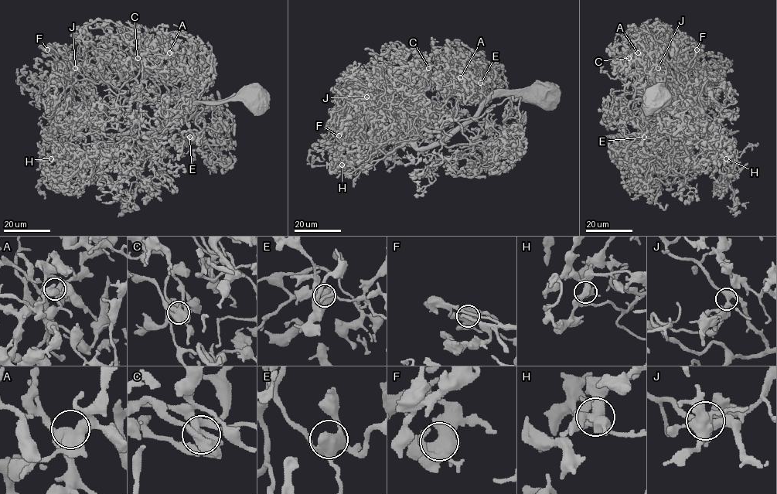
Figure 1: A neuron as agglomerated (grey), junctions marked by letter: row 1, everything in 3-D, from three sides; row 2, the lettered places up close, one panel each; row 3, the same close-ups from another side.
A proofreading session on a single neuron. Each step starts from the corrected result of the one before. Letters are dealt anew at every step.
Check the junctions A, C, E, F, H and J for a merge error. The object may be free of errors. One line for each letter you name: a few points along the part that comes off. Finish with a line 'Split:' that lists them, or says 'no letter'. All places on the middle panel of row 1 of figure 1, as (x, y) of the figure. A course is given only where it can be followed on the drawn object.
Split: no letter

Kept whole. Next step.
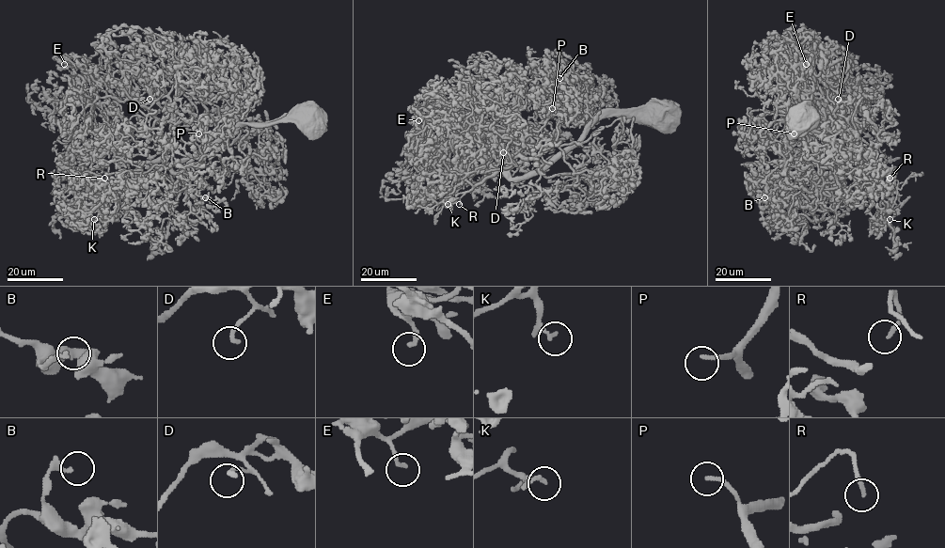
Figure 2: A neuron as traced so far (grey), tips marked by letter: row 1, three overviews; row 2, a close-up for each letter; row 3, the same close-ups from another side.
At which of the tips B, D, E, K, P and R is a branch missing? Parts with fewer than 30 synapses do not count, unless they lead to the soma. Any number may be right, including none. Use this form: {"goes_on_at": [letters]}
{"goes_on_at": ["K", "P", "R"]}

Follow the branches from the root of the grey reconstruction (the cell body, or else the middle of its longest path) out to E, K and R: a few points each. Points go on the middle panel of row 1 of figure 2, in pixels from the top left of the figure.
E: (659, 115), (601, 116), (516, 178), (477, 172), (491, 150), (453, 118), (418, 120)
K: (659, 115), (601, 116), (573, 144), (534, 170), (516, 178), (495, 172), (470, 190), (449, 196), (448, 204)
R: (659, 115), (601, 116), (573, 144), (541, 166), (516, 178), (495, 172), (468, 190), (459, 204)

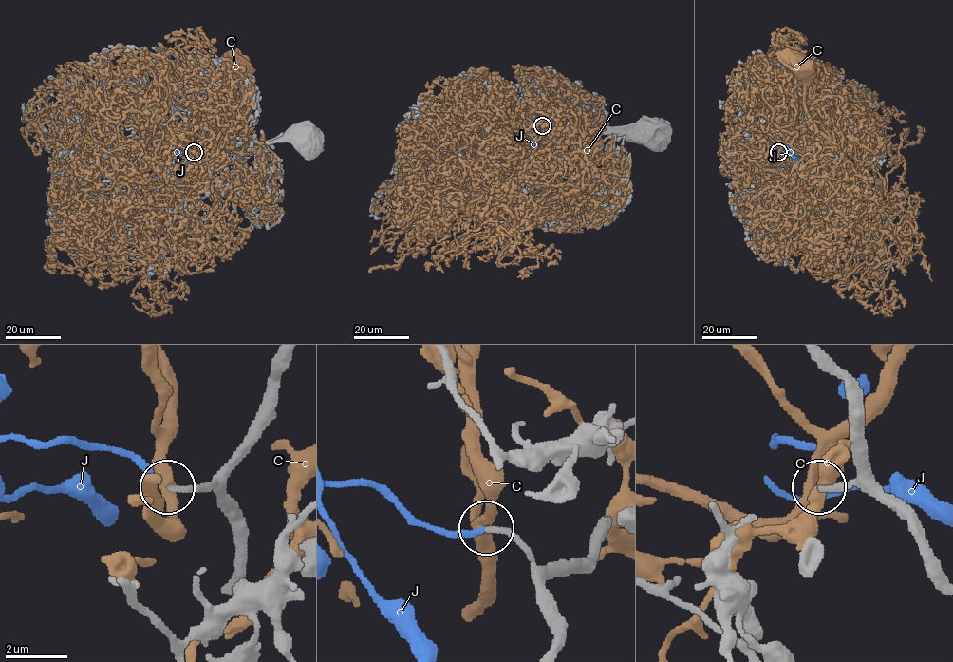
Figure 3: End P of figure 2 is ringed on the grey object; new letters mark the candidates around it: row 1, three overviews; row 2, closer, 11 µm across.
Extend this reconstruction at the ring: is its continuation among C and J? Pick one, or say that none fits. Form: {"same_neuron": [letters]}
{"same_neuron": ["J"]}

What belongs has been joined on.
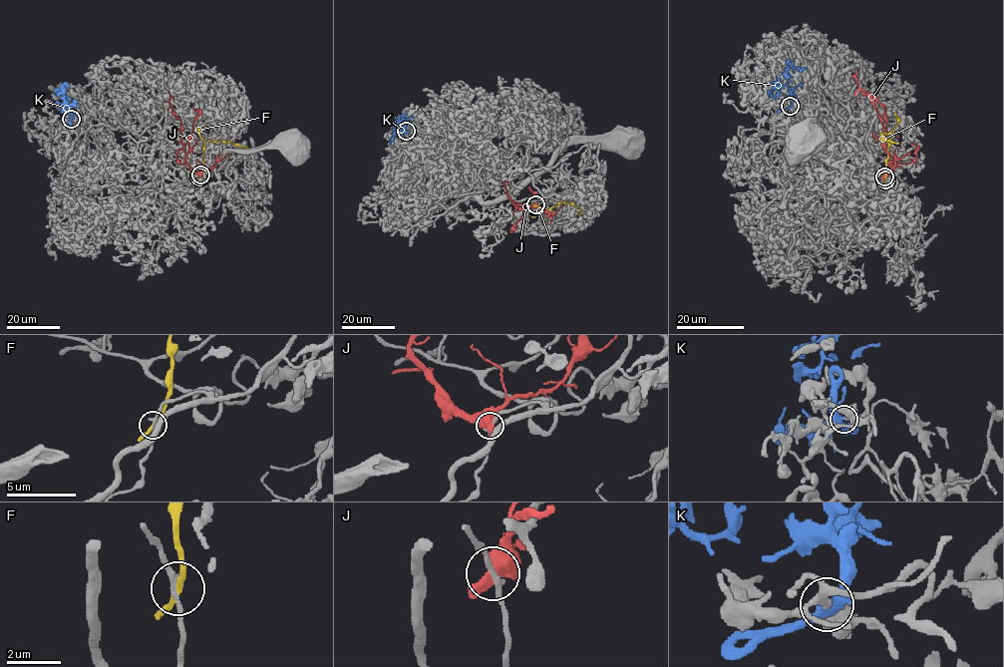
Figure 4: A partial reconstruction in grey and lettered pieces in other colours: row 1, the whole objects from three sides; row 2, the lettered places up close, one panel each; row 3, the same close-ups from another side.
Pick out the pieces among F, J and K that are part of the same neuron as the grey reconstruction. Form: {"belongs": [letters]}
{"belongs": ["K"]}

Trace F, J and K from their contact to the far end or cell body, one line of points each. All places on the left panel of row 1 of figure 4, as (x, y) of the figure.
F: (199, 176), (205, 142), (223, 141), (243, 149)
J: (199, 174), (185, 161), (179, 121), (169, 107), (170, 96), (172, 100)
K: (71, 120), (73, 114), (64, 88), (55, 90)

